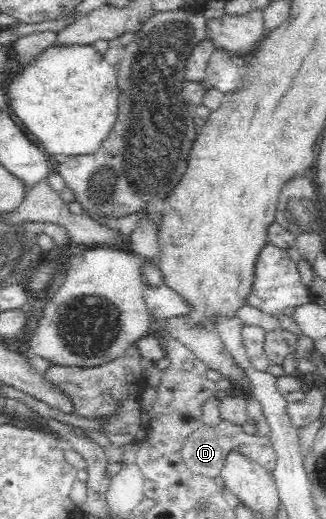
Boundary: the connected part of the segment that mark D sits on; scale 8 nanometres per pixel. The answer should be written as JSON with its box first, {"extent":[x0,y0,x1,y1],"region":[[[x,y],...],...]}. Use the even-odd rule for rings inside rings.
{"extent":[181,421,277,481],"region":[[[218,421],[214,427],[212,425],[202,425],[200,429],[190,433],[186,443],[184,443],[181,456],[186,468],[194,474],[209,476],[219,481],[221,470],[223,469],[228,454],[238,452],[244,458],[257,462],[264,470],[272,473],[277,463],[276,451],[273,449],[271,440],[268,436],[254,434],[247,435],[243,429],[229,423],[228,421]]]}

